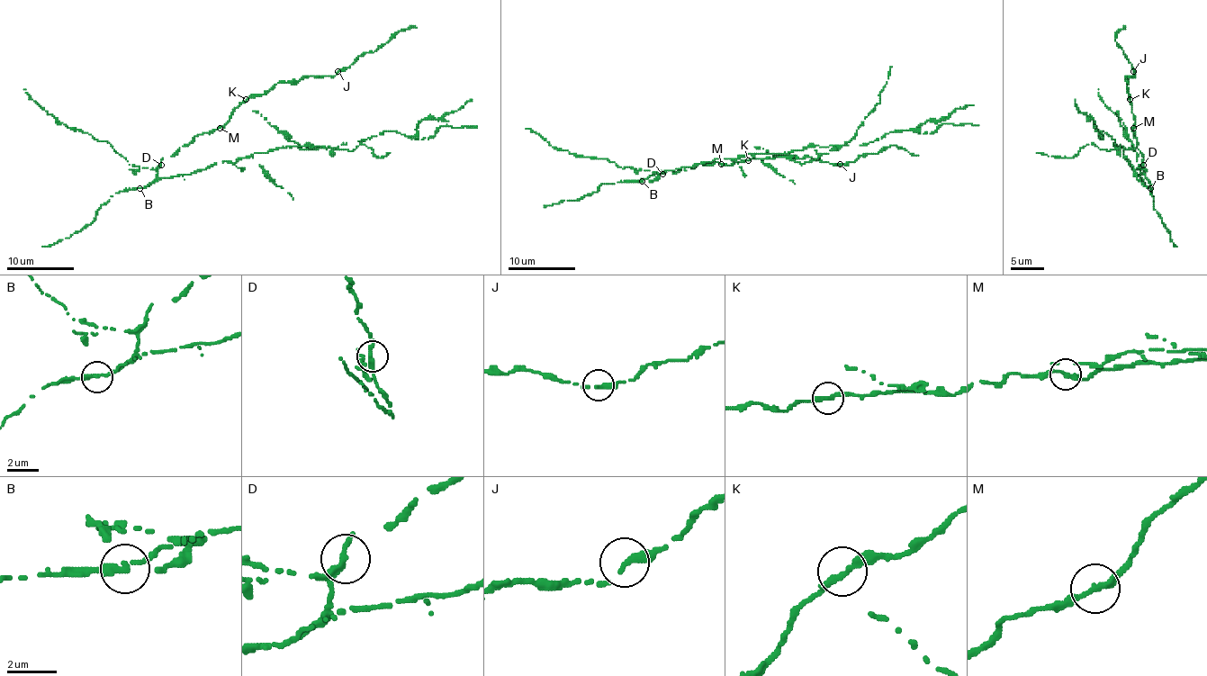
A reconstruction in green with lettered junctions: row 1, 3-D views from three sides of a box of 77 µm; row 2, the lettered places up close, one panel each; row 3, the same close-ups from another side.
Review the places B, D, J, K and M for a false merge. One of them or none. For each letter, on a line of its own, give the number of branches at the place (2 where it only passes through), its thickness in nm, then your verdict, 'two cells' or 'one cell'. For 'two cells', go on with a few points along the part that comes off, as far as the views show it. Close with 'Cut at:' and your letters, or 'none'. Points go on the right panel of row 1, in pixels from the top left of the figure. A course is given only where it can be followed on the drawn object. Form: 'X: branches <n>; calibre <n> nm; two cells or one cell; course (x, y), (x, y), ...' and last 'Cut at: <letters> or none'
B: branches 2; calibre 280 nm; two cells; course (1150, 188), (1121, 146), (1115, 148), (1103, 130), (1098, 136), (1075, 99)
D: branches 2; calibre 280 nm; one cell
J: branches 2; calibre 280 nm; one cell
K: branches 2; calibre 280 nm; one cell
M: branches 2; calibre 280 nm; one cell
Cut at: B

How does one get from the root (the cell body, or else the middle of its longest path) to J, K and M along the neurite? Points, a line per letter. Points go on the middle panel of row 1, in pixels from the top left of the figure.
J: (671, 170), (659, 175), (698, 164), (729, 166), (776, 157), (810, 157), (840, 164)
K: (671, 170), (659, 175), (698, 164), (729, 166), (748, 160)
M: (671, 170), (664, 170), (659, 175), (674, 174), (681, 166), (694, 166), (698, 164), (721, 164)

